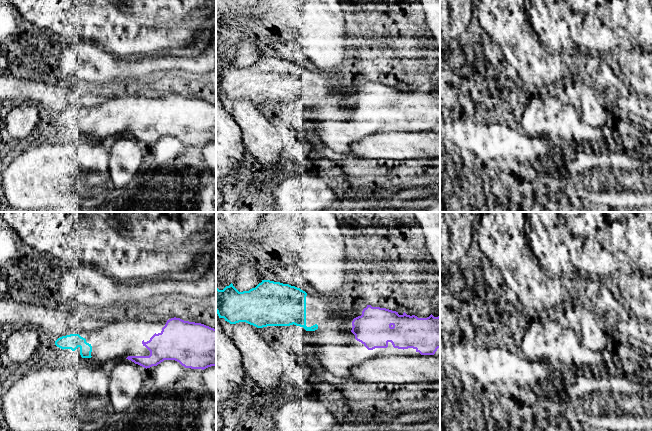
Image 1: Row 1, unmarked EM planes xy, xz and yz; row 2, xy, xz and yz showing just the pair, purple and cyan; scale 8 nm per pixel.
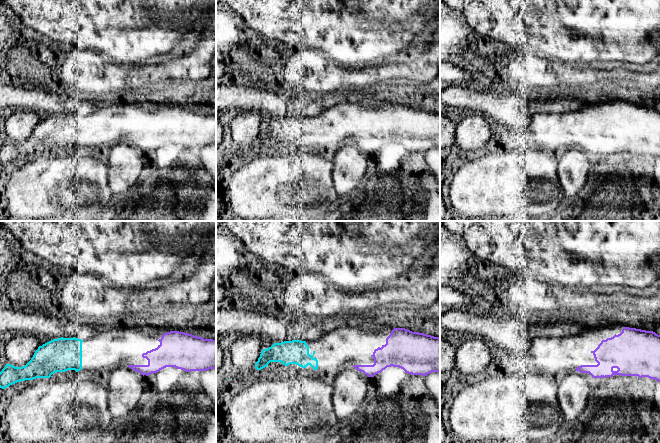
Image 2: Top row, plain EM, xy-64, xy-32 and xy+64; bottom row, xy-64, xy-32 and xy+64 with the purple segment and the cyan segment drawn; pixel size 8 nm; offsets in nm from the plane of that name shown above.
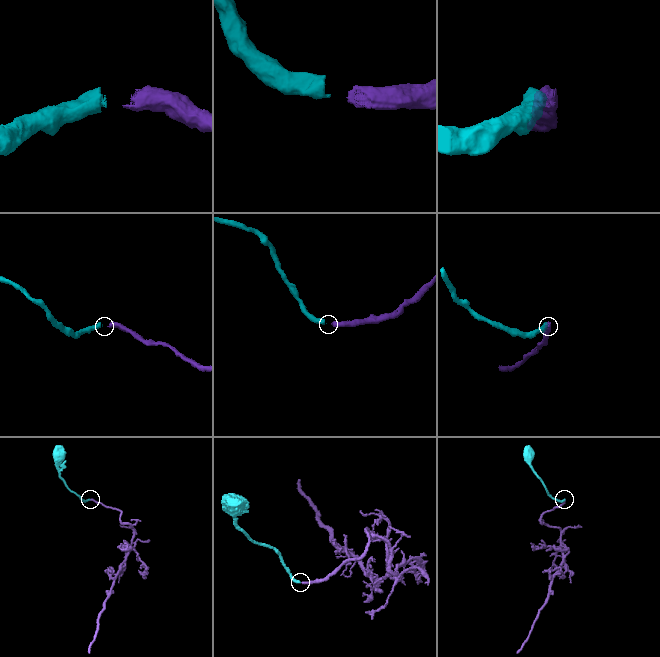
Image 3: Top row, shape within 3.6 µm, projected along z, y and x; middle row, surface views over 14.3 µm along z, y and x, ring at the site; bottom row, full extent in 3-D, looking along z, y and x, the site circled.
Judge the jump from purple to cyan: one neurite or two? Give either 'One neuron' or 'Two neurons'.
One neuron

